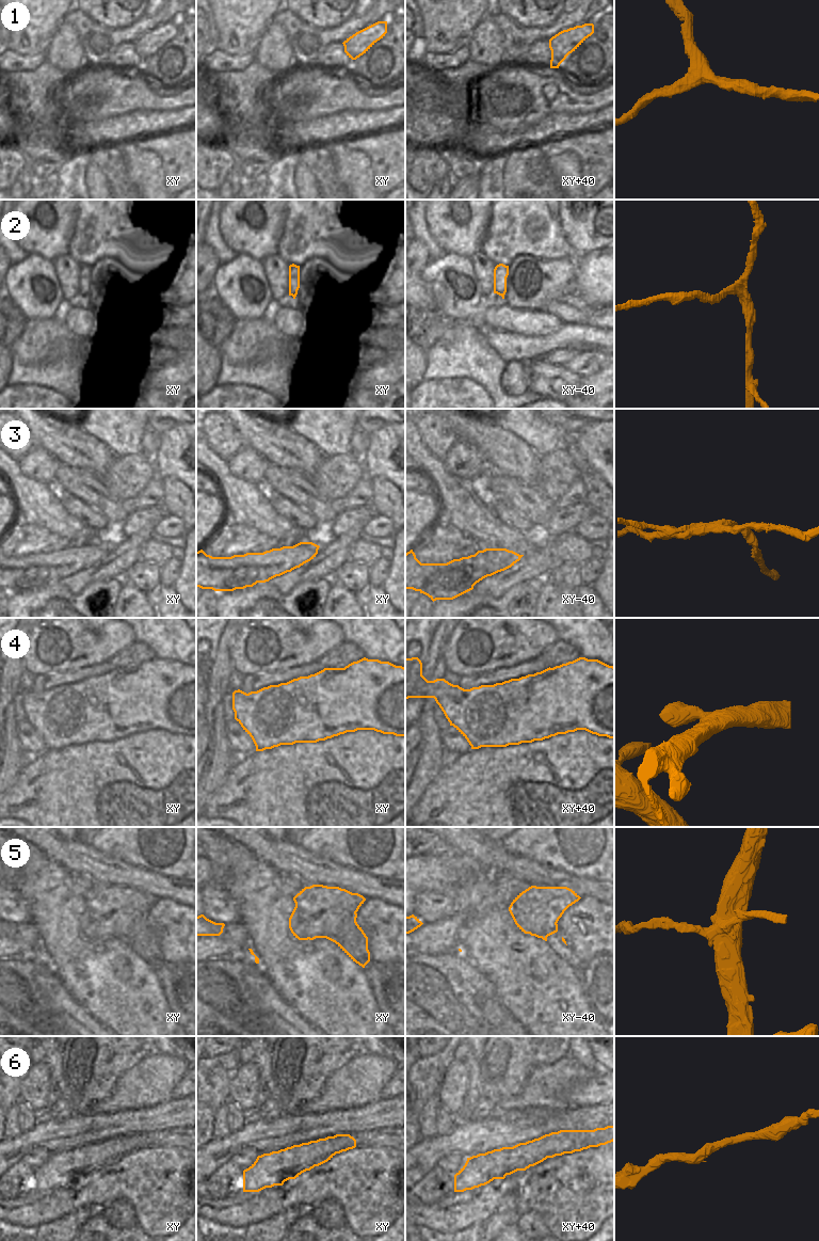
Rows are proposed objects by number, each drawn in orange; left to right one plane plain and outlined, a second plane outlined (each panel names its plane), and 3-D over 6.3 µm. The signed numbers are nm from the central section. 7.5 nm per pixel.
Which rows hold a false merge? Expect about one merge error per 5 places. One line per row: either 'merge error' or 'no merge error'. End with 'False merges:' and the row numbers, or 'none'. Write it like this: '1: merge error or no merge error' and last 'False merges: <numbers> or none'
1: no merge error
2: no merge error
3: merge error
4: no merge error
5: merge error
6: no merge error
False merges: 3, 5

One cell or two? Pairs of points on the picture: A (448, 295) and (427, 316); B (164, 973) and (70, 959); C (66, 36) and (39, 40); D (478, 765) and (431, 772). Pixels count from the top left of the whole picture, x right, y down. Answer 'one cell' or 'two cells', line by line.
A: two cells
B: two cells
C: two cells
D: two cells

